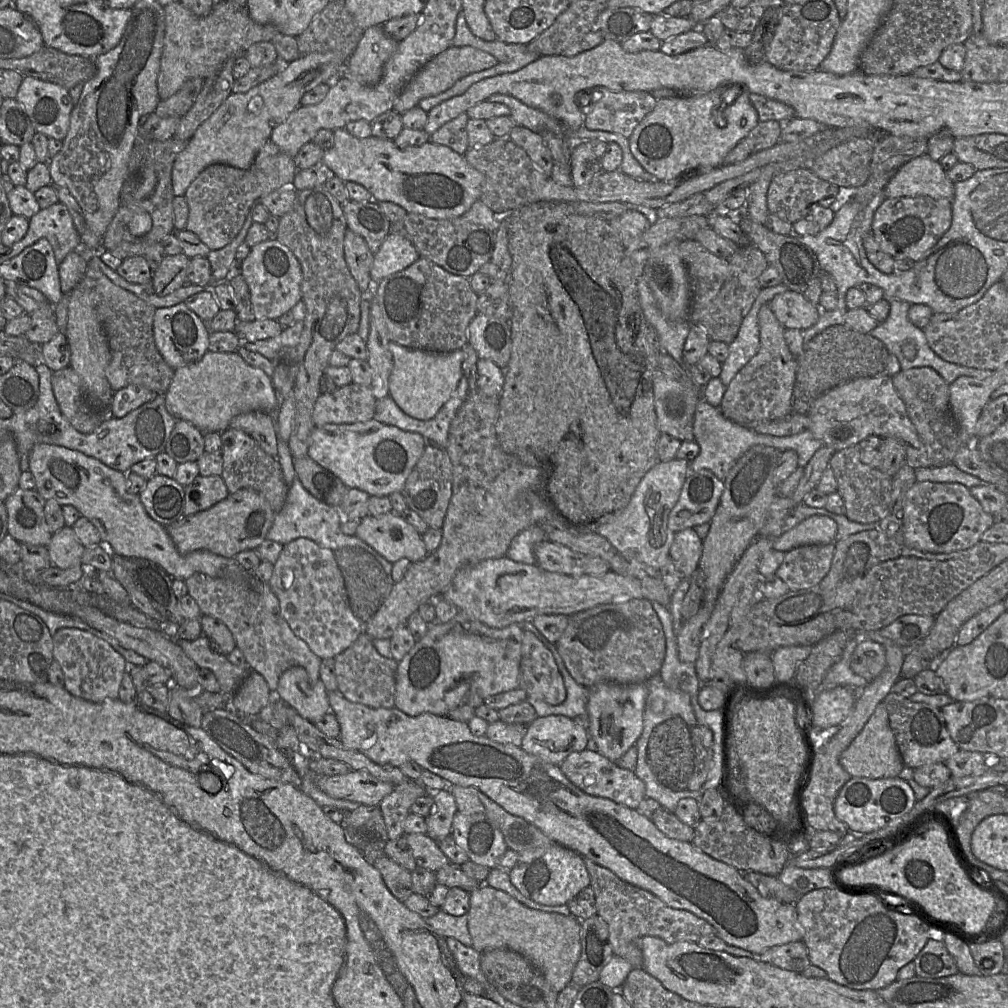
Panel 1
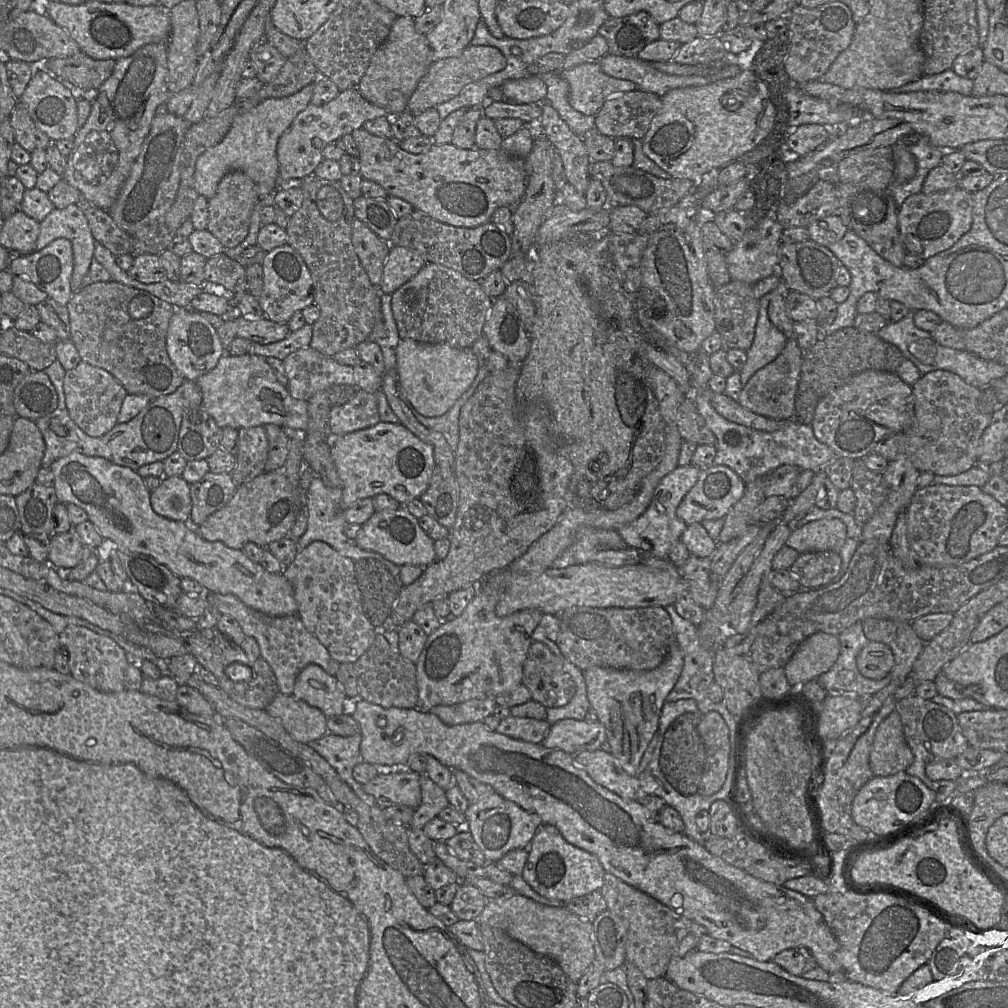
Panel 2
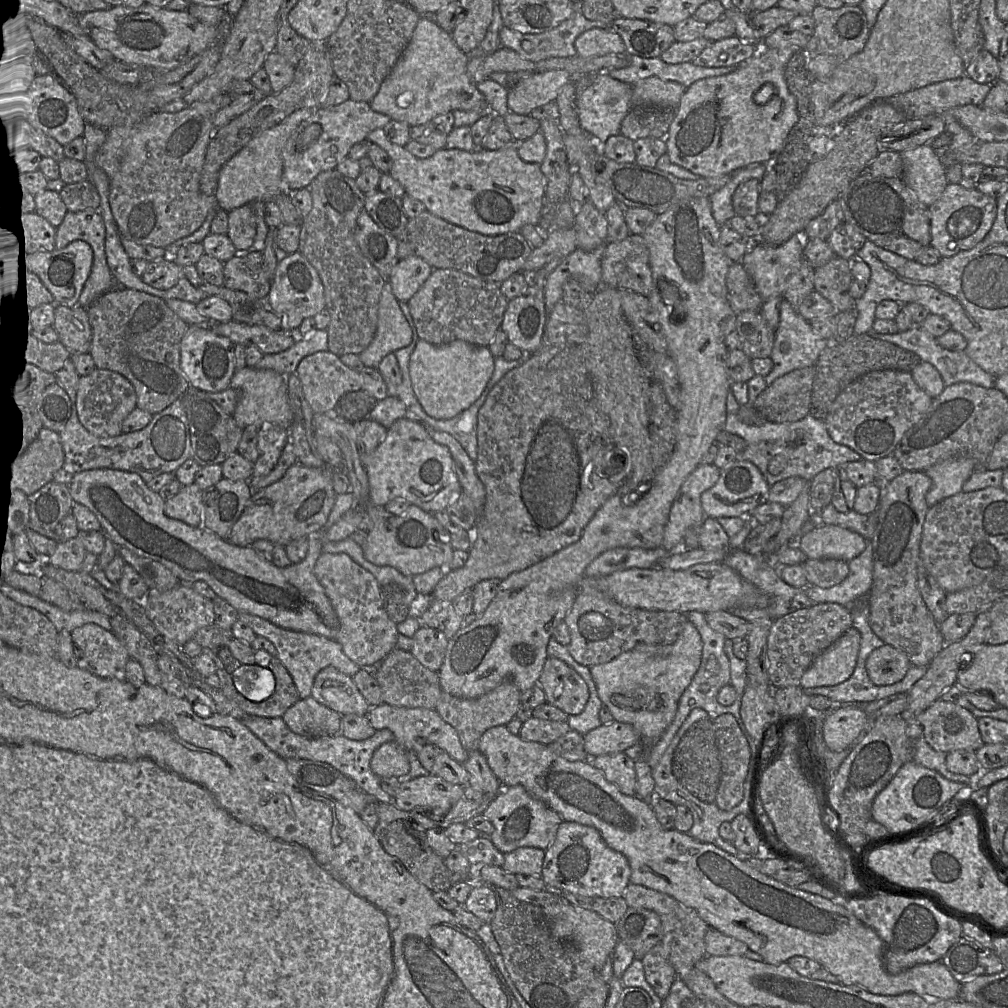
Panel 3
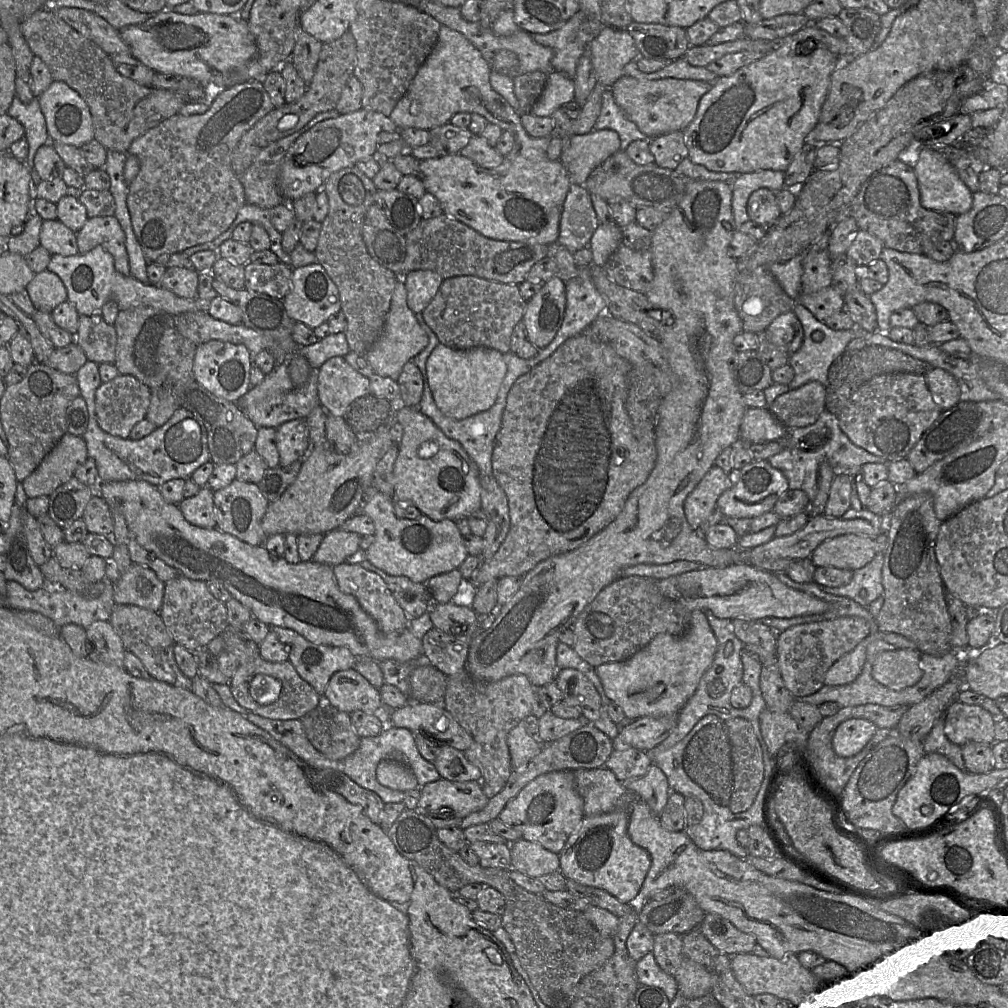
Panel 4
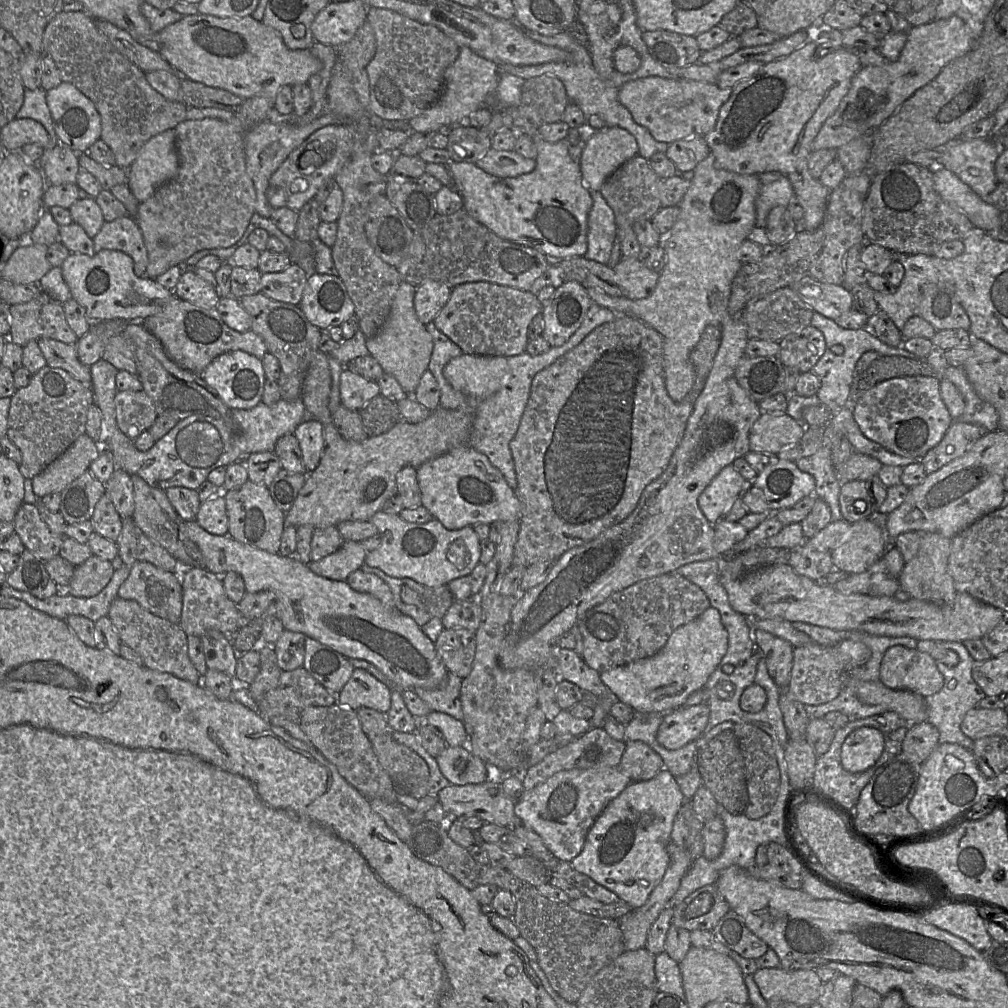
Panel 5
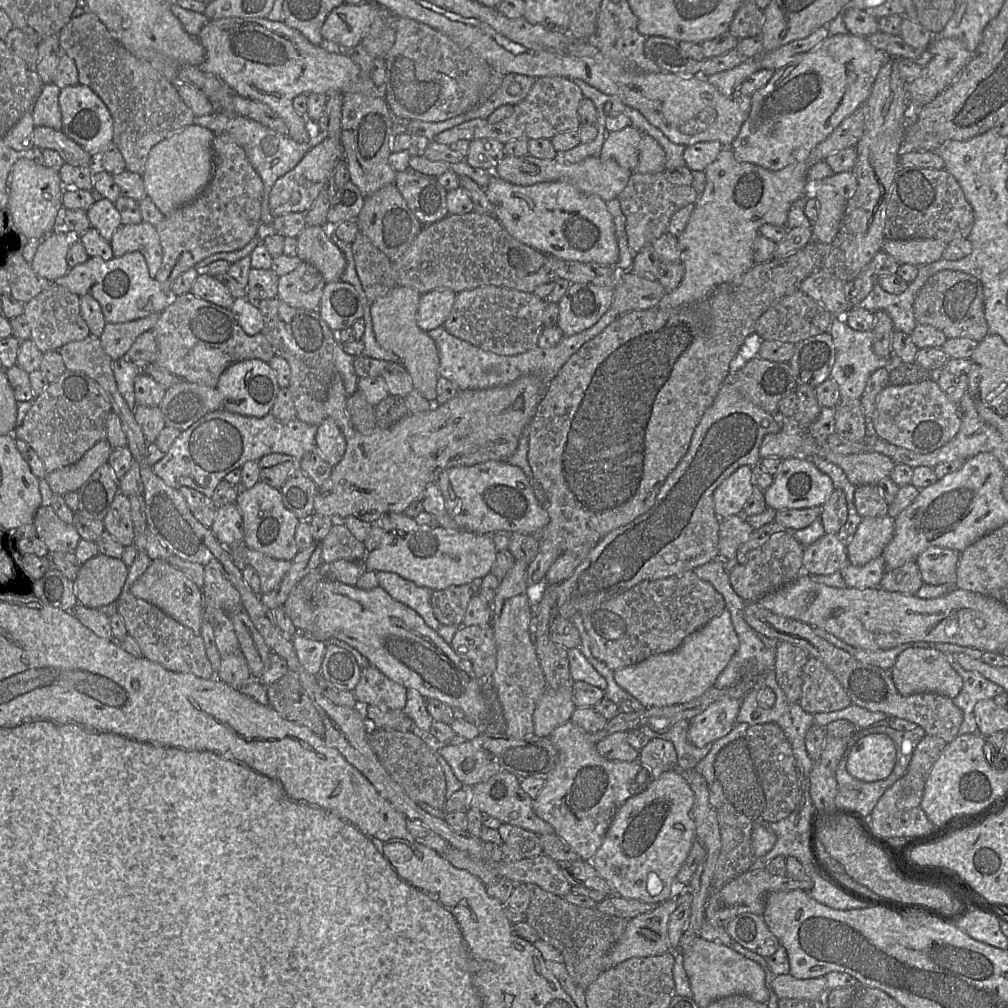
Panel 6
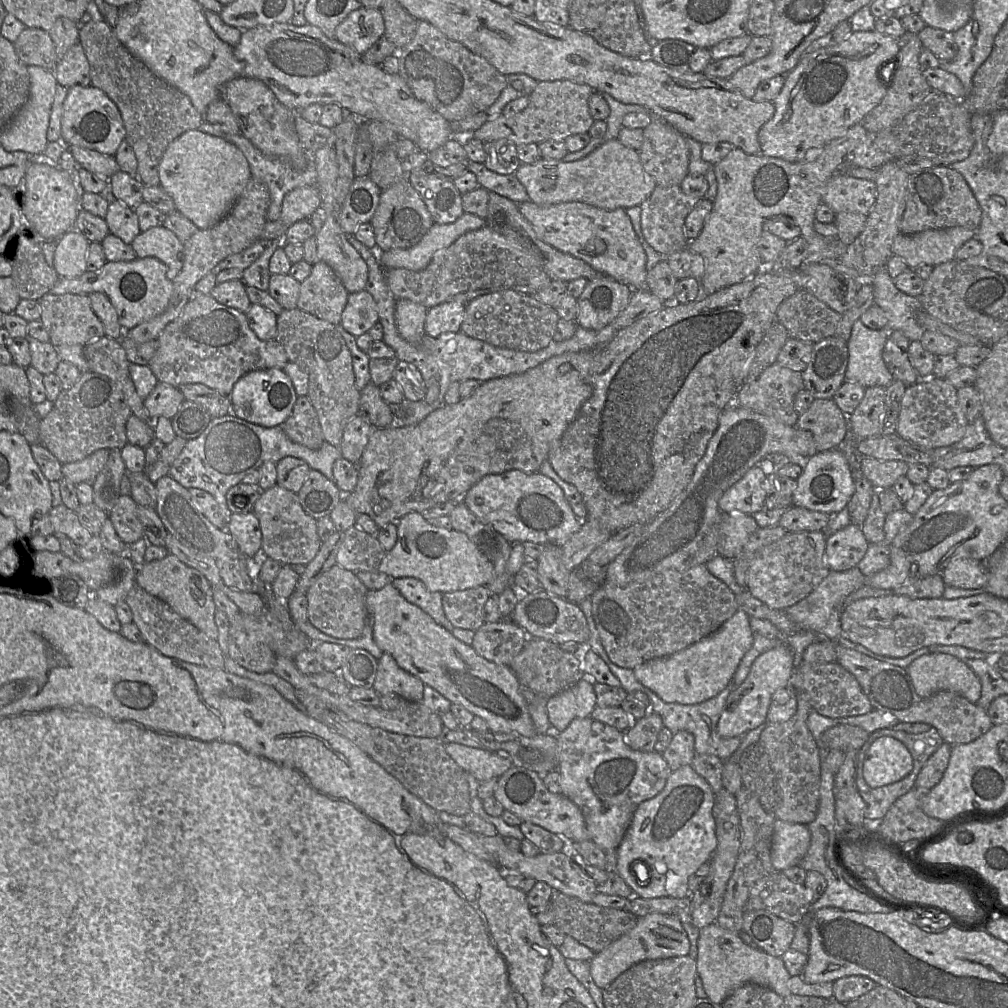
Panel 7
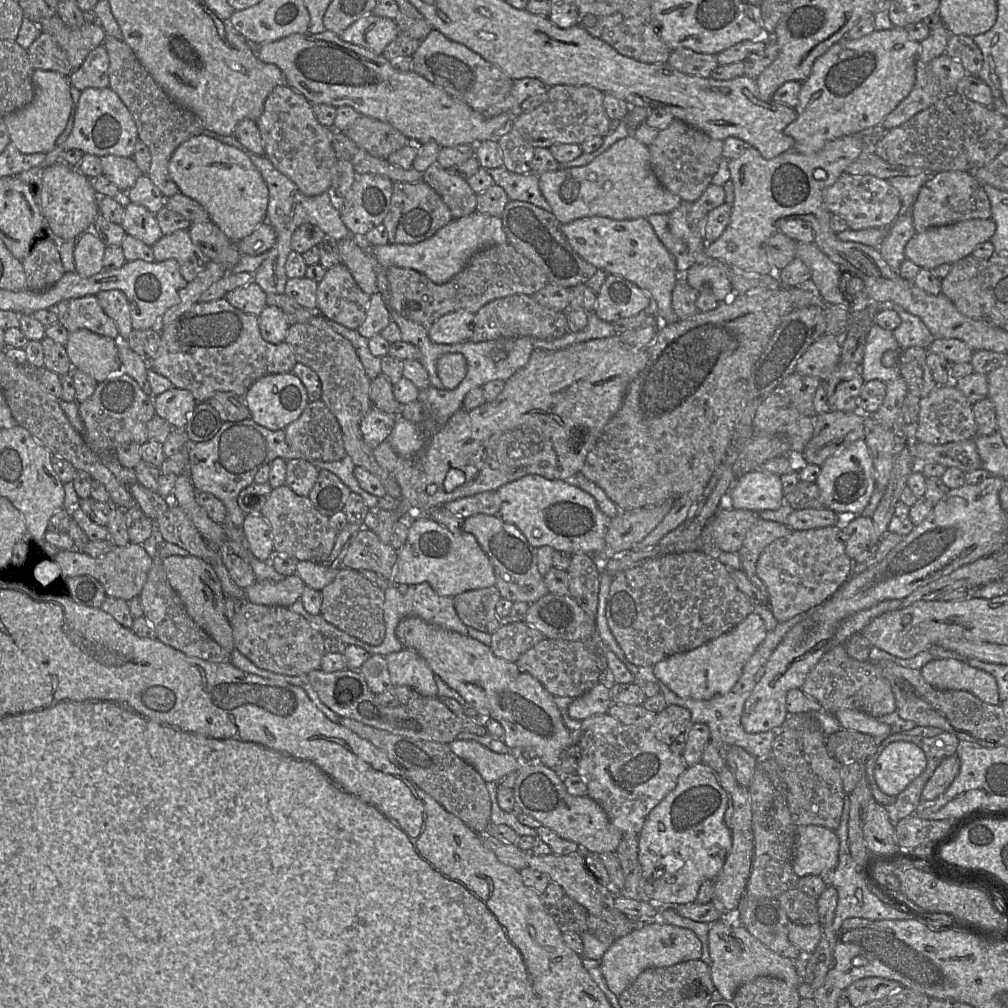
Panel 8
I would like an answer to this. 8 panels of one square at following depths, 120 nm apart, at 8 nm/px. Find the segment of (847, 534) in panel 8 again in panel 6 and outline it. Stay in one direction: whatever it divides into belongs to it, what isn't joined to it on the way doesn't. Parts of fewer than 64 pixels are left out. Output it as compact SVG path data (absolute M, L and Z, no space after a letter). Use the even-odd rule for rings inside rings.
M825 534L804 548L804 572L810 575L840 572L848 564L846 546L847 541L838 534Z

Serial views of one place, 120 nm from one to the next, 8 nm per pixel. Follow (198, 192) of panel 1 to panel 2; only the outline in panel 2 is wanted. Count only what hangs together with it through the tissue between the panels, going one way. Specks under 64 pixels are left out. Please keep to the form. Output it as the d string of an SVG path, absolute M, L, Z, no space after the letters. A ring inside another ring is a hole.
M229 171L219 182L215 195L208 199L207 230L226 249L236 247L249 233L251 215L258 201L259 193L255 182L241 171Z

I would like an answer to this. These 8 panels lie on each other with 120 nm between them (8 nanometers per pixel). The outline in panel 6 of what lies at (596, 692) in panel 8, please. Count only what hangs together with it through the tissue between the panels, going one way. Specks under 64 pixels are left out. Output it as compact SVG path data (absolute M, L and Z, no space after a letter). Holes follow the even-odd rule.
M571 681L558 690L546 690L533 713L534 732L538 737L549 737L559 725L570 721L577 708L573 702Z

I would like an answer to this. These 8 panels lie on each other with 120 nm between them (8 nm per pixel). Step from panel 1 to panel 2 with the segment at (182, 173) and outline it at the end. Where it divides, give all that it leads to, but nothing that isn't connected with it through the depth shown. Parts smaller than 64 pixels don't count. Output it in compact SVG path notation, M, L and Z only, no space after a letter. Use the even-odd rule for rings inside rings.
M314 84L284 98L269 98L237 115L223 140L201 154L195 164L194 189L199 195L212 198L223 176L237 170L251 178L258 187L259 200L271 199L280 189L277 144L296 116L309 106Z

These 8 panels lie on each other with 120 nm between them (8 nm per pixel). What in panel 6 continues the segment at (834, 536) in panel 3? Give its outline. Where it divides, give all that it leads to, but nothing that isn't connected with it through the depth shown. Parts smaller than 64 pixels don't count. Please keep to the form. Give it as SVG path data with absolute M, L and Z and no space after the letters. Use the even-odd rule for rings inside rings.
M885 515L880 517L862 518L857 530L847 541L848 563L854 566L862 566L882 554L884 548L891 540L894 533L894 518Z

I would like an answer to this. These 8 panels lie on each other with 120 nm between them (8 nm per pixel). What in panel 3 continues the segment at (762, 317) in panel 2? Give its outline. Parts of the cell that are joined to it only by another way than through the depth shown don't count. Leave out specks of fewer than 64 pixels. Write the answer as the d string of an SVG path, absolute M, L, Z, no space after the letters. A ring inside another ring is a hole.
M786 301L780 302L780 320L775 332L775 341L770 359L773 369L766 377L766 382L772 383L775 379L800 368L813 367L821 352L831 344L832 340L822 338L811 327L809 321L804 319L792 305Z

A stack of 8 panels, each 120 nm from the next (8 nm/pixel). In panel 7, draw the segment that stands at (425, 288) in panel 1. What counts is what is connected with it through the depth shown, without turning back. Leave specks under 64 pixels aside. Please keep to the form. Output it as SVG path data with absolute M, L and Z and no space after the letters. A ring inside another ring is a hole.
M501 290L478 296L466 304L460 332L493 346L531 352L542 349L553 341L559 320L559 315L552 306L536 300L531 294Z

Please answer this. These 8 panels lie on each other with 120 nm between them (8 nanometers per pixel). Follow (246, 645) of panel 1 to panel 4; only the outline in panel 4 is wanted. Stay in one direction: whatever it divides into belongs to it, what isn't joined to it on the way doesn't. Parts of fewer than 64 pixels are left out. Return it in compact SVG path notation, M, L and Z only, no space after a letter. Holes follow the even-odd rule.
M270 625L270 631L289 647L288 661L320 695L334 673L351 669L356 663L356 656L346 647L315 644L288 628Z

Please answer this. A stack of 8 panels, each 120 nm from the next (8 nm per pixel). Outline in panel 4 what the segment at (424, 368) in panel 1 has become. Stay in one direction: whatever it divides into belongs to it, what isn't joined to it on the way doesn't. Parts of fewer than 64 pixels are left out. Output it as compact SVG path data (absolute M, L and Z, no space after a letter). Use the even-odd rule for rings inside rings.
M438 344L426 361L426 380L438 409L447 417L462 419L488 409L497 398L507 367L503 354L495 349L475 347L454 349Z

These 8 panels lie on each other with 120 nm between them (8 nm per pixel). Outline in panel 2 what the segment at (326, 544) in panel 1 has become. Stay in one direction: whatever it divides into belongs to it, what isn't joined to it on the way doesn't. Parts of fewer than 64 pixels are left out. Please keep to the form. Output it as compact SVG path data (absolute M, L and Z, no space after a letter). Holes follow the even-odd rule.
M304 465L302 469L300 486L306 495L304 510L307 518L307 526L304 534L297 540L298 549L306 547L313 541L321 541L352 560L360 560L366 557L379 559L374 554L366 553L365 551L368 550L359 547L355 539L350 539L346 536L344 530L347 522L344 518L344 510L342 509L343 492L341 488L325 486L322 480L307 465Z

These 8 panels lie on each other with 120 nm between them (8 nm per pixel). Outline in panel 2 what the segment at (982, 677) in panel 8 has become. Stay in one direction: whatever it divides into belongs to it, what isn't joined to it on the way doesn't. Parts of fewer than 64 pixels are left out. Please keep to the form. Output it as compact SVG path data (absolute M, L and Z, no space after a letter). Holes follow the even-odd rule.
M870 642L859 652L856 663L862 676L881 680L891 673L895 660L889 646L879 642Z

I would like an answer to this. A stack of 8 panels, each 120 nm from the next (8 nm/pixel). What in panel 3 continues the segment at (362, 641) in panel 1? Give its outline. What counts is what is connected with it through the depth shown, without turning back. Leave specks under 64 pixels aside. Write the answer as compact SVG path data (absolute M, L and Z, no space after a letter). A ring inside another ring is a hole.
M397 647L376 664L373 676L381 688L383 703L387 705L434 709L443 693L438 673L423 666L410 651Z

